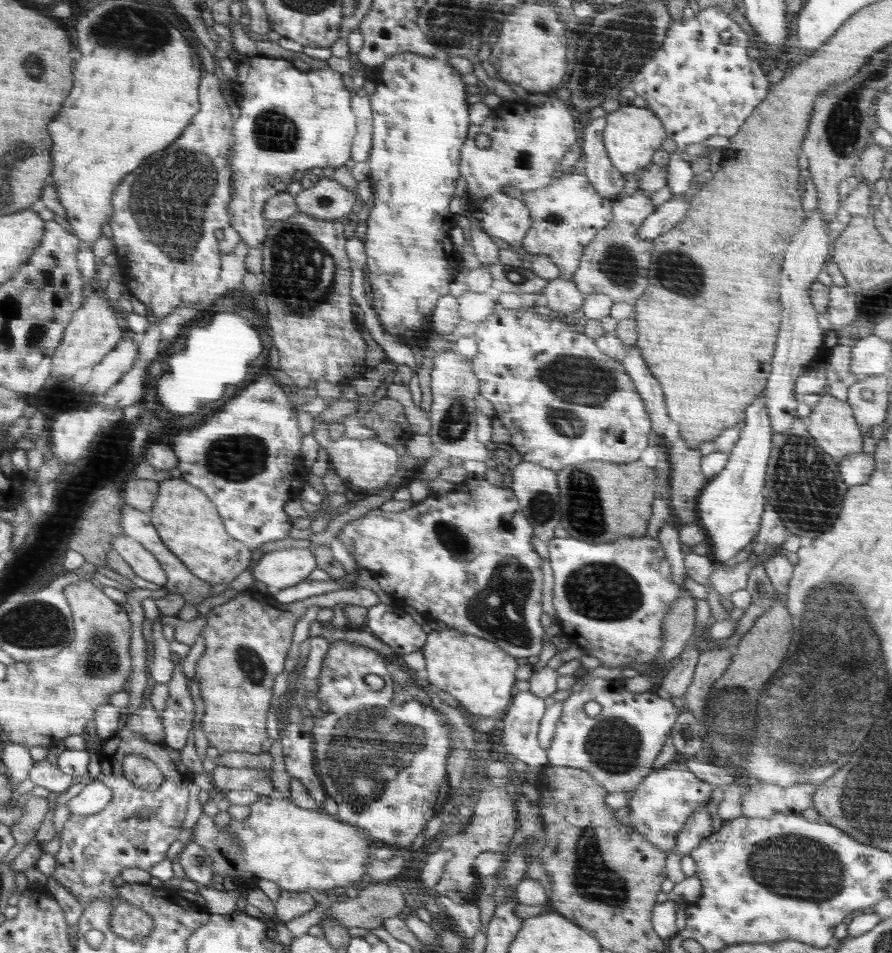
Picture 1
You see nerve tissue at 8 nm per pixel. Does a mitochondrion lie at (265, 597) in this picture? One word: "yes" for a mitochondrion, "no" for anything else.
no

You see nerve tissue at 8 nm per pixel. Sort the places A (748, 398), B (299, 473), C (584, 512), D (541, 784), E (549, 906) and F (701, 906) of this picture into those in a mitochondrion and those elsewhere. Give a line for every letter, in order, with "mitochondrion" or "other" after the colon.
A: other
B: other
C: mitochondrion
D: other
E: other
F: other

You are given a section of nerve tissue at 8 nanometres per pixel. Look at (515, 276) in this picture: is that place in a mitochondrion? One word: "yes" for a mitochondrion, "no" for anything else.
yes

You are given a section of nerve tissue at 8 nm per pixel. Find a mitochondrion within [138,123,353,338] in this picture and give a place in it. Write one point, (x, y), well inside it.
(303, 282)

